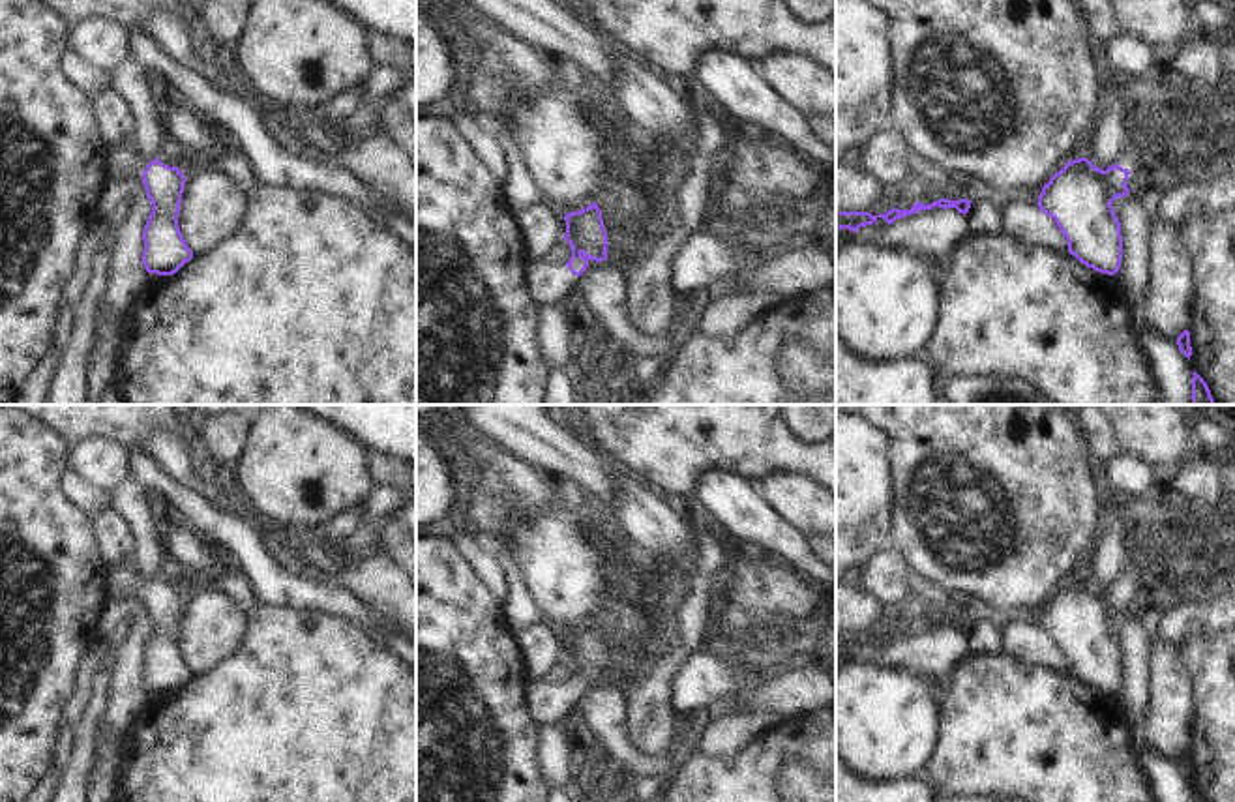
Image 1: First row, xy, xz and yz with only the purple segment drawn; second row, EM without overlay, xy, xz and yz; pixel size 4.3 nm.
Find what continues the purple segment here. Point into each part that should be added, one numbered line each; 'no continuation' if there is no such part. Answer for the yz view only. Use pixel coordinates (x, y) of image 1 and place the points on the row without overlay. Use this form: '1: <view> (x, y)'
1: yz (1130, 578)

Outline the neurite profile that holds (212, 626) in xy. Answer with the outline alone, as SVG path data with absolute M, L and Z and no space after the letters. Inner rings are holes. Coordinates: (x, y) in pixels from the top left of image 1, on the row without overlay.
M202 583L186 598L178 646L193 671L201 676L227 660L246 631L246 611L223 590Z

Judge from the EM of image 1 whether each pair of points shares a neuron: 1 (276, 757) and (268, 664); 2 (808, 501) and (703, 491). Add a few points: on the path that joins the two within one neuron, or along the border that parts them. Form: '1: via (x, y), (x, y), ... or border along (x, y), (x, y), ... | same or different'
1: via (276, 735), (276, 686) | same
2: border along (754, 482), (759, 497), (793, 527) | different

